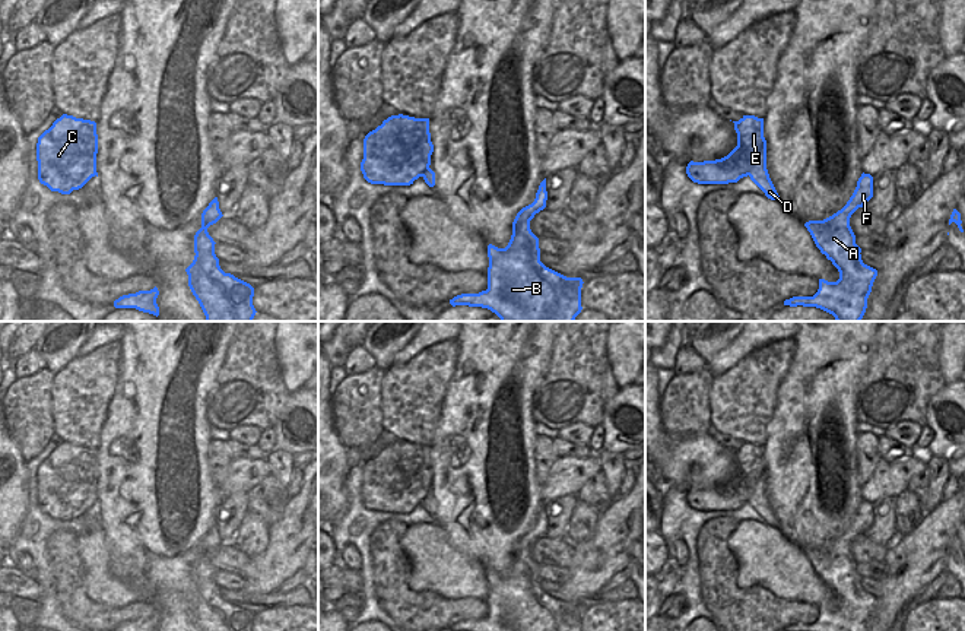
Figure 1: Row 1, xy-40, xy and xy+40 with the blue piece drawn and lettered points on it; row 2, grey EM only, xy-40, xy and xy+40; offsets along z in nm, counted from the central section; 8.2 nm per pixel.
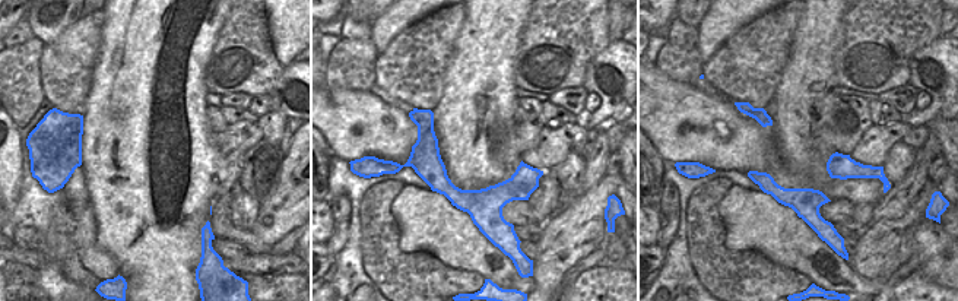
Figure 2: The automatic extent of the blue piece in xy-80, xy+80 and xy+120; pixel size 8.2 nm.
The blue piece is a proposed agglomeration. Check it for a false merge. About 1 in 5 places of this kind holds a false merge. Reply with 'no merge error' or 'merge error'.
merge error

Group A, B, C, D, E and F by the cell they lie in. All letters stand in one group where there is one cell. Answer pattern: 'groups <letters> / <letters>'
groups A B D E F / C

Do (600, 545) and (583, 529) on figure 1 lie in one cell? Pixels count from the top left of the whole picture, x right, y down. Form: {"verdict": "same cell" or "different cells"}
{"verdict": "different cells"}

